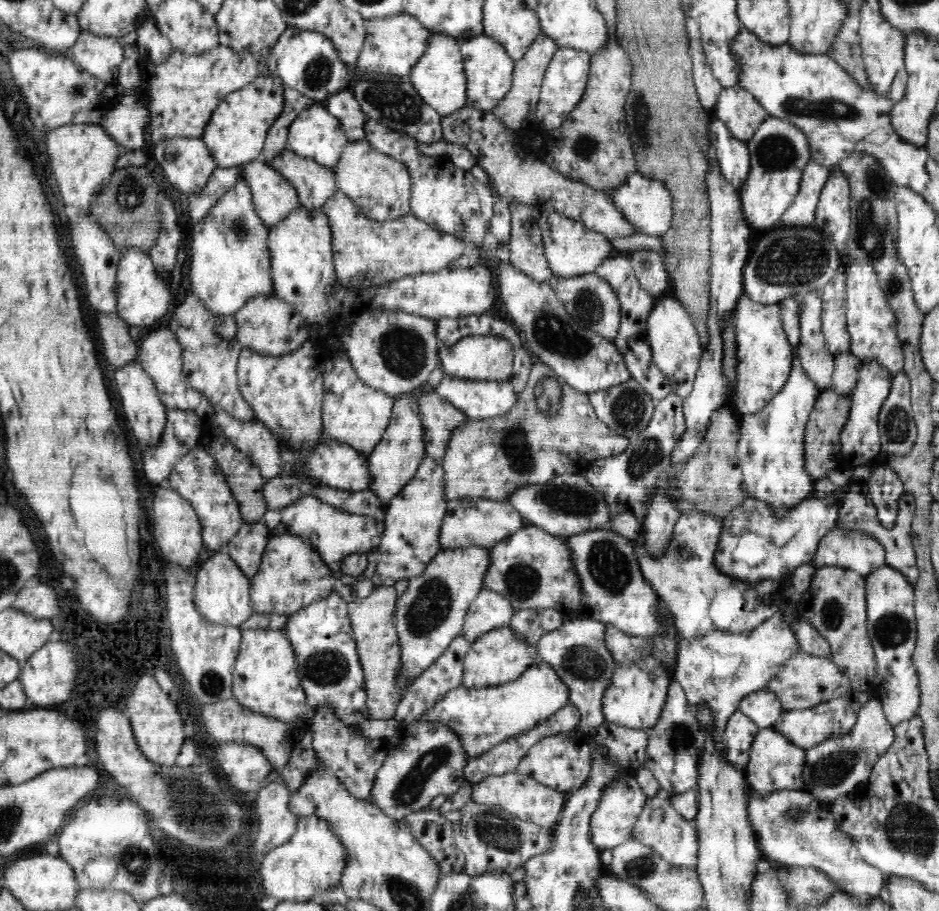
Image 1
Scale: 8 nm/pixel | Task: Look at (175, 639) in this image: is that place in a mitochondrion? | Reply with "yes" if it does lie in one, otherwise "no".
no

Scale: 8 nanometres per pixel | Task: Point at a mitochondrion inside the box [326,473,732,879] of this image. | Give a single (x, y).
(408, 791)

